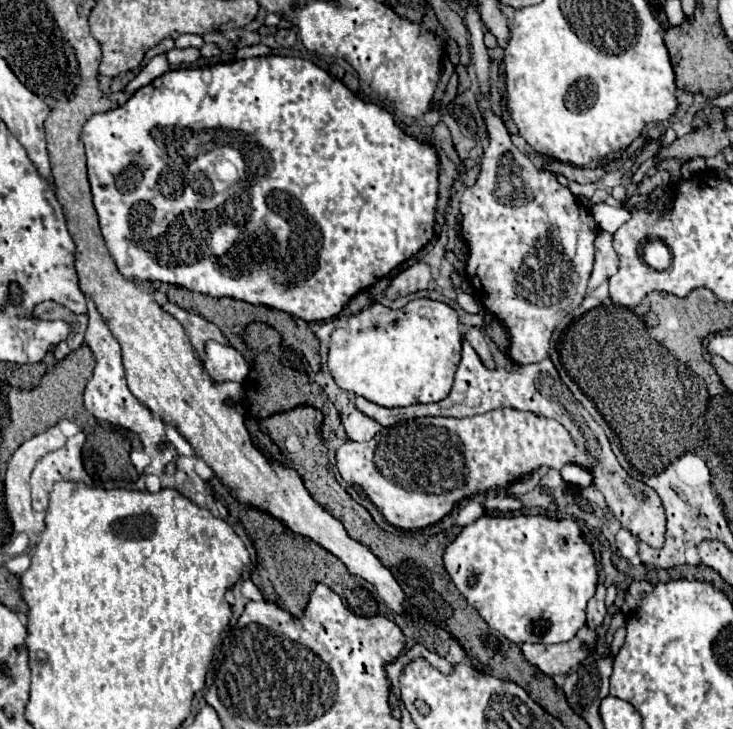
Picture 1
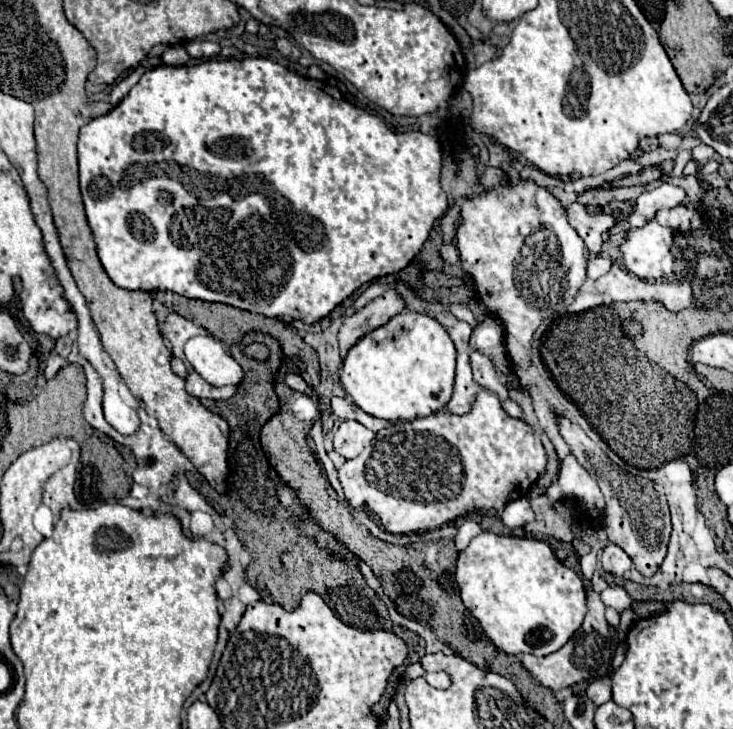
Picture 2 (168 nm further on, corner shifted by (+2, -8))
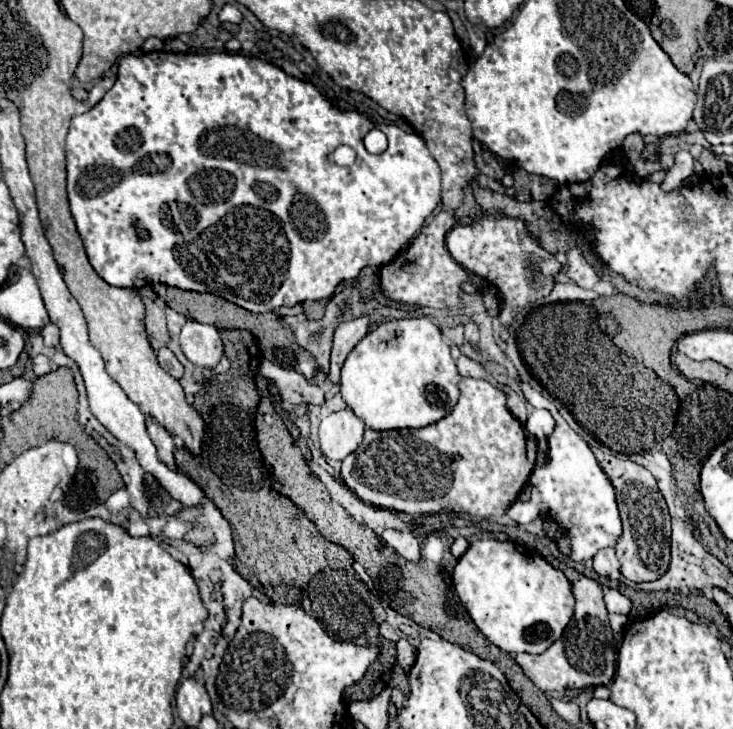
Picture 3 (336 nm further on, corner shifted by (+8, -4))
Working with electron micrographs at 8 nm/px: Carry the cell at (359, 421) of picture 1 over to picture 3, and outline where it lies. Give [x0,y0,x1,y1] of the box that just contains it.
[320,410,364,460]

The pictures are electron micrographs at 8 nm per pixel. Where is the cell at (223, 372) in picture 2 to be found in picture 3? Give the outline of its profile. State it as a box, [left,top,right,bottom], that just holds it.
[180,320,224,370]

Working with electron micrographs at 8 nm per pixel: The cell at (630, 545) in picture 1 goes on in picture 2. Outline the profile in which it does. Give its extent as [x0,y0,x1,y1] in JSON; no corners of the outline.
[602,542,632,578]

